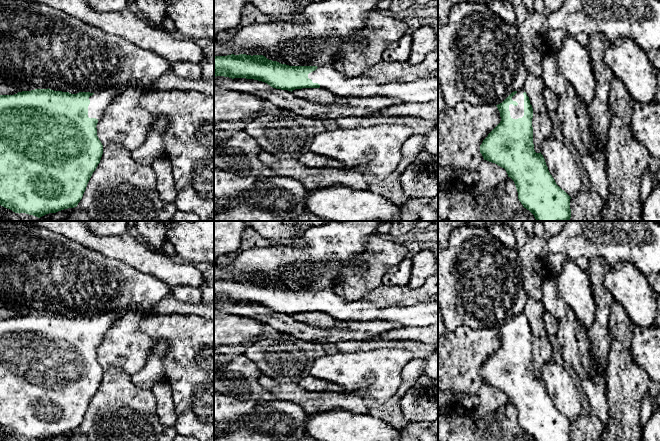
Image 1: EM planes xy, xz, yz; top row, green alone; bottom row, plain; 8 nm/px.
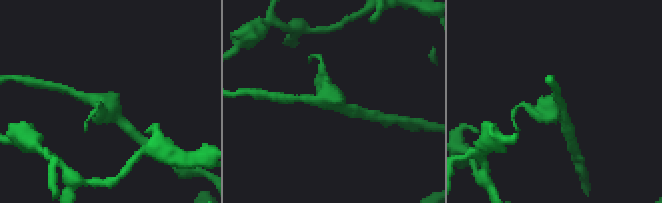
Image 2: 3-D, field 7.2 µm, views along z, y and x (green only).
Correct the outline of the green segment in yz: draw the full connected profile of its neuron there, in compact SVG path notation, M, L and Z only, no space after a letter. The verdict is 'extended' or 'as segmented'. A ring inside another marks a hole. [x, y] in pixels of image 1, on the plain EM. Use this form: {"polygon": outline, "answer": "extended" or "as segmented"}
{"polygon": "M521 311L496 329L501 345L480 369L484 384L504 392L516 410L518 423L534 441L571 441L571 421L555 406L543 379L536 377L533 368L533 332L529 321Z", "answer": "extended"}

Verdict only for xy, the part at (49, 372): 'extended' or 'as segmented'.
extended

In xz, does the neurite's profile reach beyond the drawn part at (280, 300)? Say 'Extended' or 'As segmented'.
Extended

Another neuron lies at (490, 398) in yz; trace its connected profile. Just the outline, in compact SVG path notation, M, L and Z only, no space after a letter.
M487 384L481 386L477 393L477 397L479 406L473 413L473 417L476 420L492 414L508 402L508 398L504 392Z

